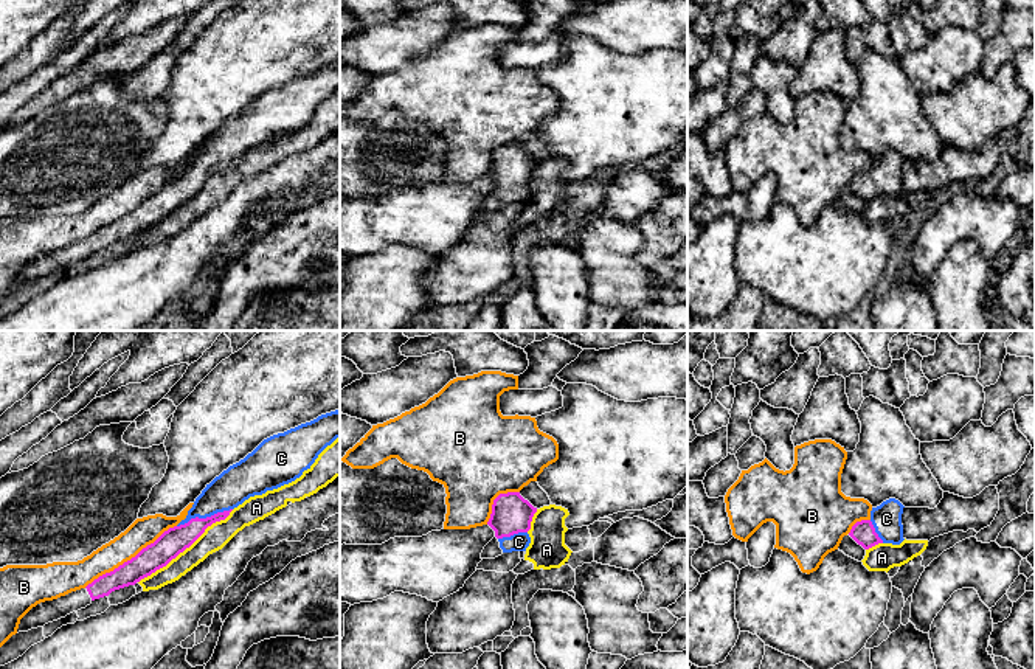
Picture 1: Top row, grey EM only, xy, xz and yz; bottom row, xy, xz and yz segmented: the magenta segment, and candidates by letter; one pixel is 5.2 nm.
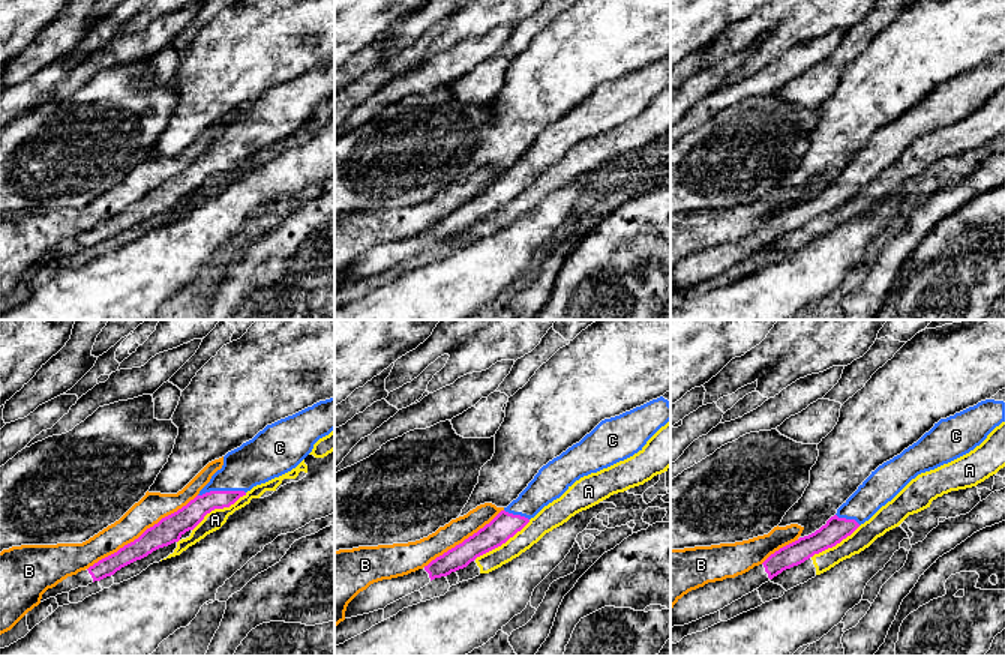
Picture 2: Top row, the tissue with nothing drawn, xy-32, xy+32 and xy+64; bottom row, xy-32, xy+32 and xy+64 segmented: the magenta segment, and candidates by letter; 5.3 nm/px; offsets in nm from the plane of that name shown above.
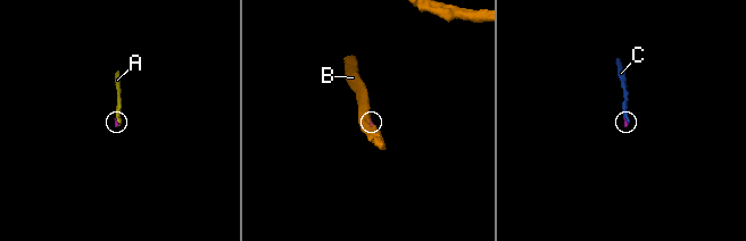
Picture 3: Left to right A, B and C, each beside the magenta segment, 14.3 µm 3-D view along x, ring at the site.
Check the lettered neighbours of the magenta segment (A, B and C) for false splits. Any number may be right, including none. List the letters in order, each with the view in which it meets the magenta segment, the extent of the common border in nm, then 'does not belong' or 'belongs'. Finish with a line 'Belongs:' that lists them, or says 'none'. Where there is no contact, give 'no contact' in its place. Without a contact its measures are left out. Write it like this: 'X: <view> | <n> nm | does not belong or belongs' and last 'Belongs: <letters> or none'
A: xy | 600 nm | does not belong
B: xy | 600 nm | does not belong
C: xy | 300 nm | belongs
Belongs: C

